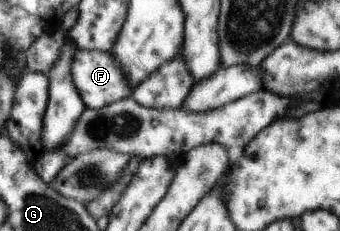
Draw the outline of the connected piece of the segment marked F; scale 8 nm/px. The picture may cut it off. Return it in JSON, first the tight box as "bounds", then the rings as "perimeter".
{"bounds":[72,50,134,109],"perimeter":[[[82,50],[78,58],[73,58],[72,75],[90,109],[99,109],[130,97],[134,90],[128,75],[112,54],[99,50]]]}

